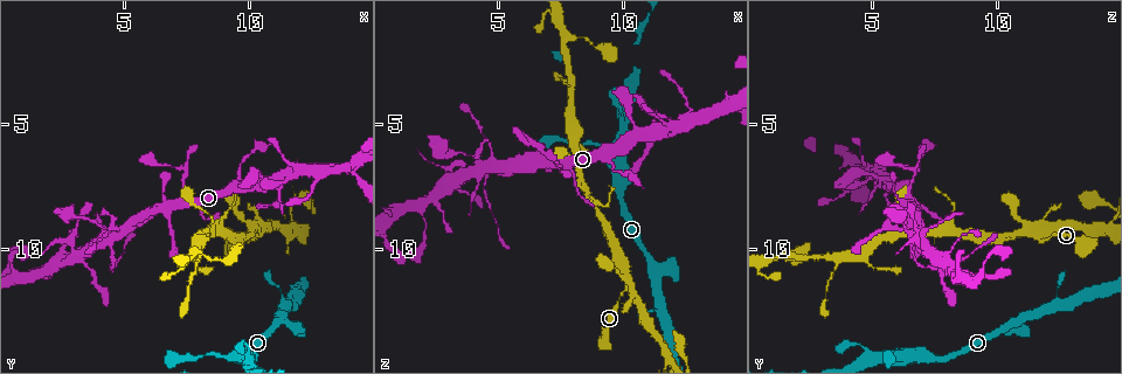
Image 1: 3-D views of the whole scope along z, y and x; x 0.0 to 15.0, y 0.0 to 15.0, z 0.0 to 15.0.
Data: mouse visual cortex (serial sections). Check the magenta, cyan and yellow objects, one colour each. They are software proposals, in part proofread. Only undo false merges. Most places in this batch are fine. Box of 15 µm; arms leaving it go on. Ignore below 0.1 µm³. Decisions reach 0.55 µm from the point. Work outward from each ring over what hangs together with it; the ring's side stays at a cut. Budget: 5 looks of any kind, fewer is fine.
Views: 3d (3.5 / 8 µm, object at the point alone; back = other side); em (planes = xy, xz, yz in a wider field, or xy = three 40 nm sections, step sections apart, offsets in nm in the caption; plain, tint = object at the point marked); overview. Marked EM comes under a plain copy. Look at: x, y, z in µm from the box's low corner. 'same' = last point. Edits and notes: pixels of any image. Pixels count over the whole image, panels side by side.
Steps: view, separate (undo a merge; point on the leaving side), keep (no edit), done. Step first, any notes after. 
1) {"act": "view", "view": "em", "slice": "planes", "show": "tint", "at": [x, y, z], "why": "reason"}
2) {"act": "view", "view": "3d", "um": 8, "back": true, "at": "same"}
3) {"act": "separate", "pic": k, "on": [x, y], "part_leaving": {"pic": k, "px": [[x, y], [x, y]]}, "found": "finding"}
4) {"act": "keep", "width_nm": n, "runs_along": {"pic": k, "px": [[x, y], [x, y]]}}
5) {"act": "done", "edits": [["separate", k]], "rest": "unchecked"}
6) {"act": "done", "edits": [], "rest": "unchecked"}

{"act": "view", "view": "3d", "um": 8, "back": true, "at": [10.2, 9.6, 11.6], "why": "sudden change in width"}

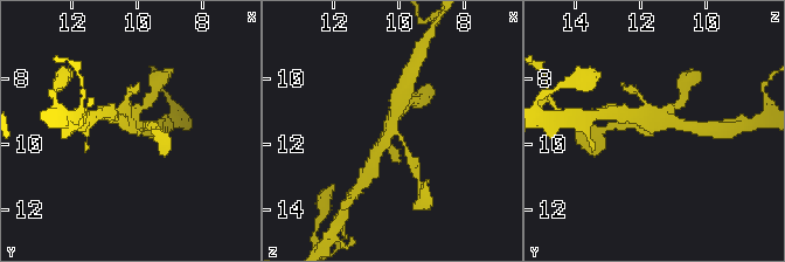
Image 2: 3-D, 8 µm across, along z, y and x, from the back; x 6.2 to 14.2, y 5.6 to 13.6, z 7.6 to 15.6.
{"act": "view", "view": "3d", "um": 3.5, "at": [10.2, 9.4, 11.6]}

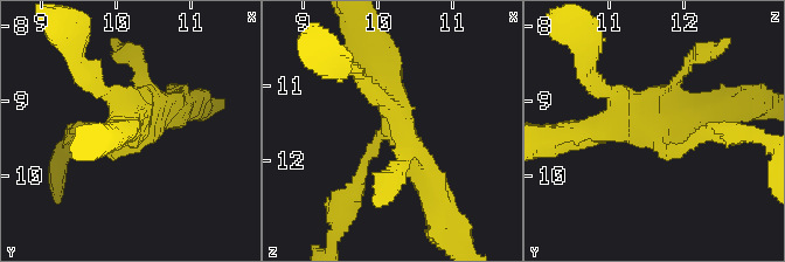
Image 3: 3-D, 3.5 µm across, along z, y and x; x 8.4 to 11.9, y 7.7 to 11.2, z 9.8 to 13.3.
{"act": "view", "view": "em", "slice": "xy", "step": 1, "show": "tint", "at": "same"}

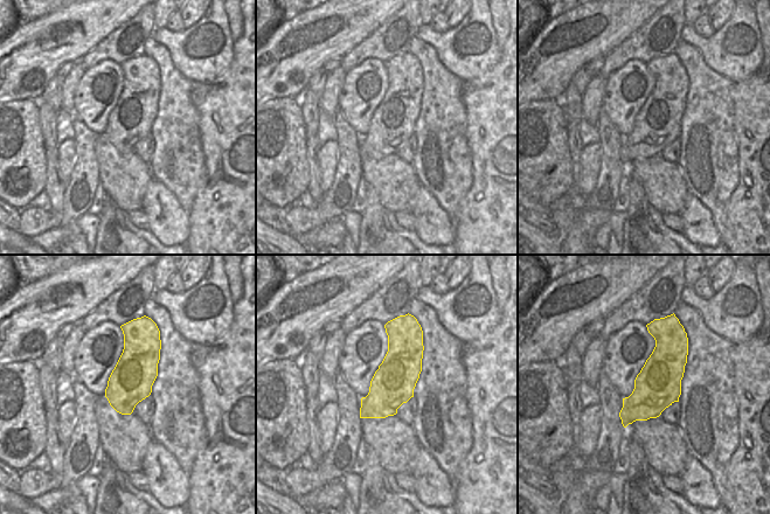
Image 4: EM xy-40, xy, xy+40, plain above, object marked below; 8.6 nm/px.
{"act": "keep", "runs_along": {"pic": 3, "px": [[360, 183], [377, 138], [396, 126], [381, 66]]}, "found": "all the same cell"}

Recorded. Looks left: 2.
{"act": "view", "view": "3d", "um": 3.5, "at": [7.4, 7.0, 6.7], "why": "a narrow waist"}

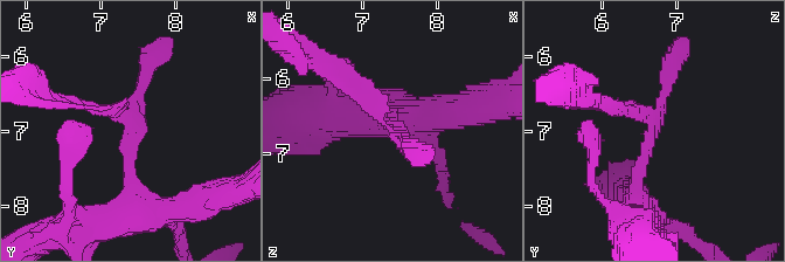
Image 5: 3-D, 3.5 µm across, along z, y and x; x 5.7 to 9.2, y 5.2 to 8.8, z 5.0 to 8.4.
{"act": "view", "view": "em", "slice": "xy", "step": 2, "show": "tint", "at": [7.40, 6.95, 6.65], "why": "now the EM"}

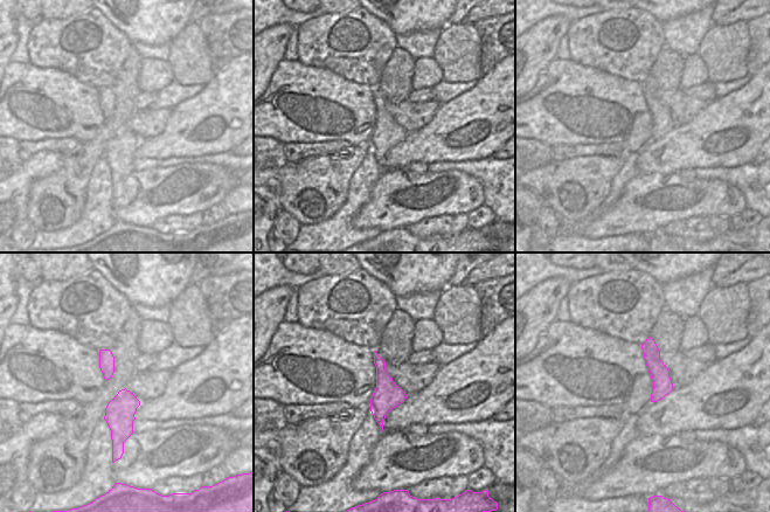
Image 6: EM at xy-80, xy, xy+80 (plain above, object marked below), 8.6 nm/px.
{"act": "keep", "found": "all the same cell"}

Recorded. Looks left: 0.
{"act": "done", "edits": [], "rest": "unchecked"}

